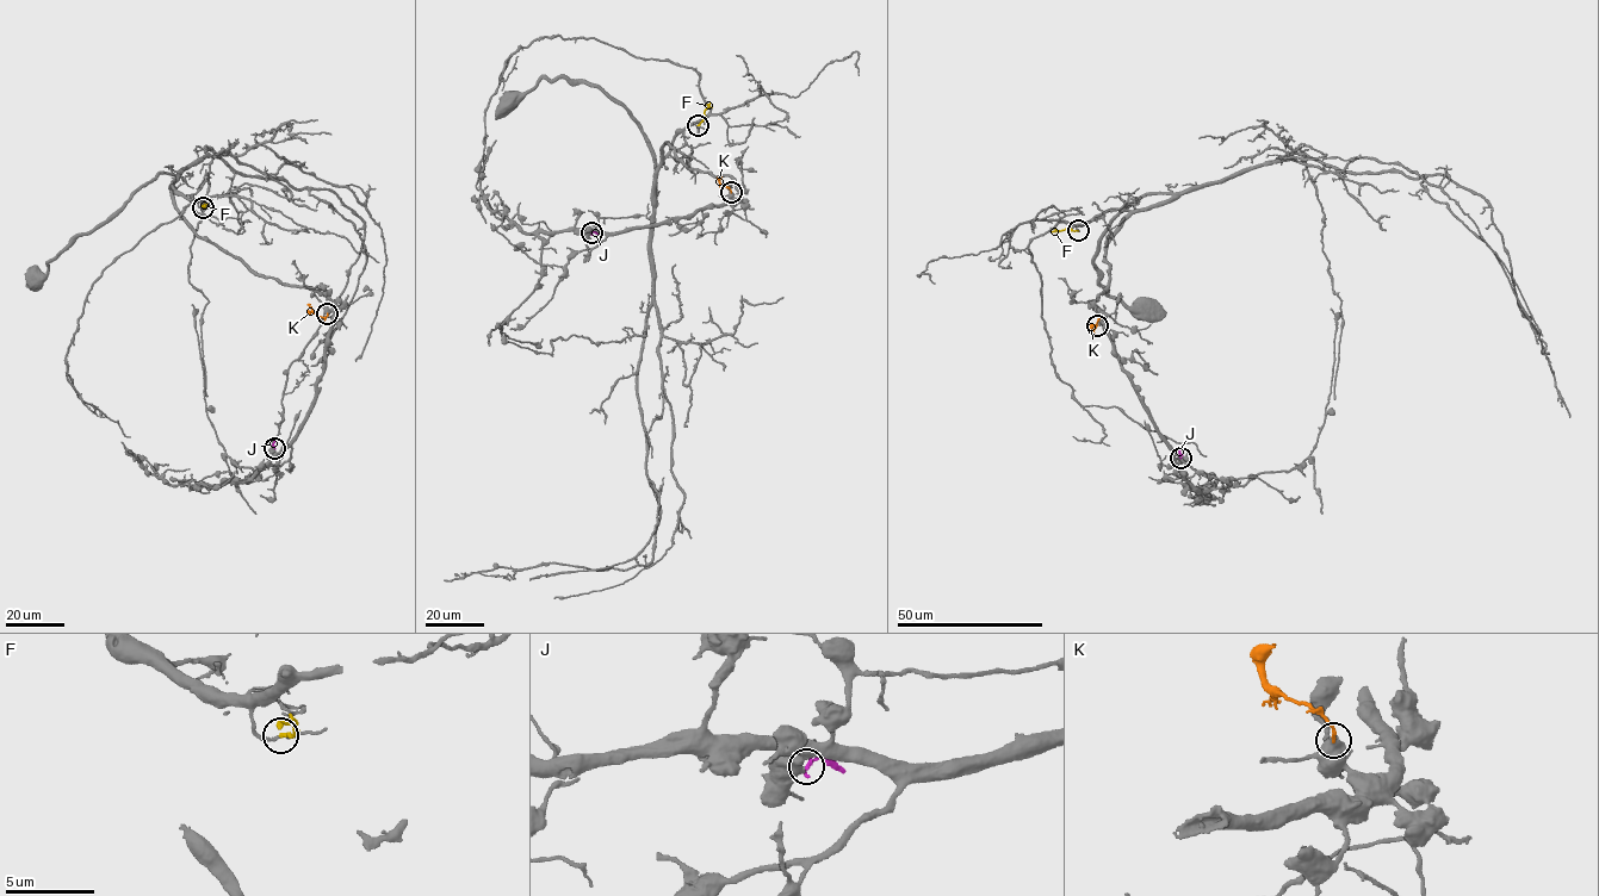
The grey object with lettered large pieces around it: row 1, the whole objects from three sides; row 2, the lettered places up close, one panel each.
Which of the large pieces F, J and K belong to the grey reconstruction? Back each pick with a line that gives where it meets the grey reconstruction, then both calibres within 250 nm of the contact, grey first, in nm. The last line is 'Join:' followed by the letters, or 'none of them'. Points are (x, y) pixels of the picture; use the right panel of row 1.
Join: none of them

